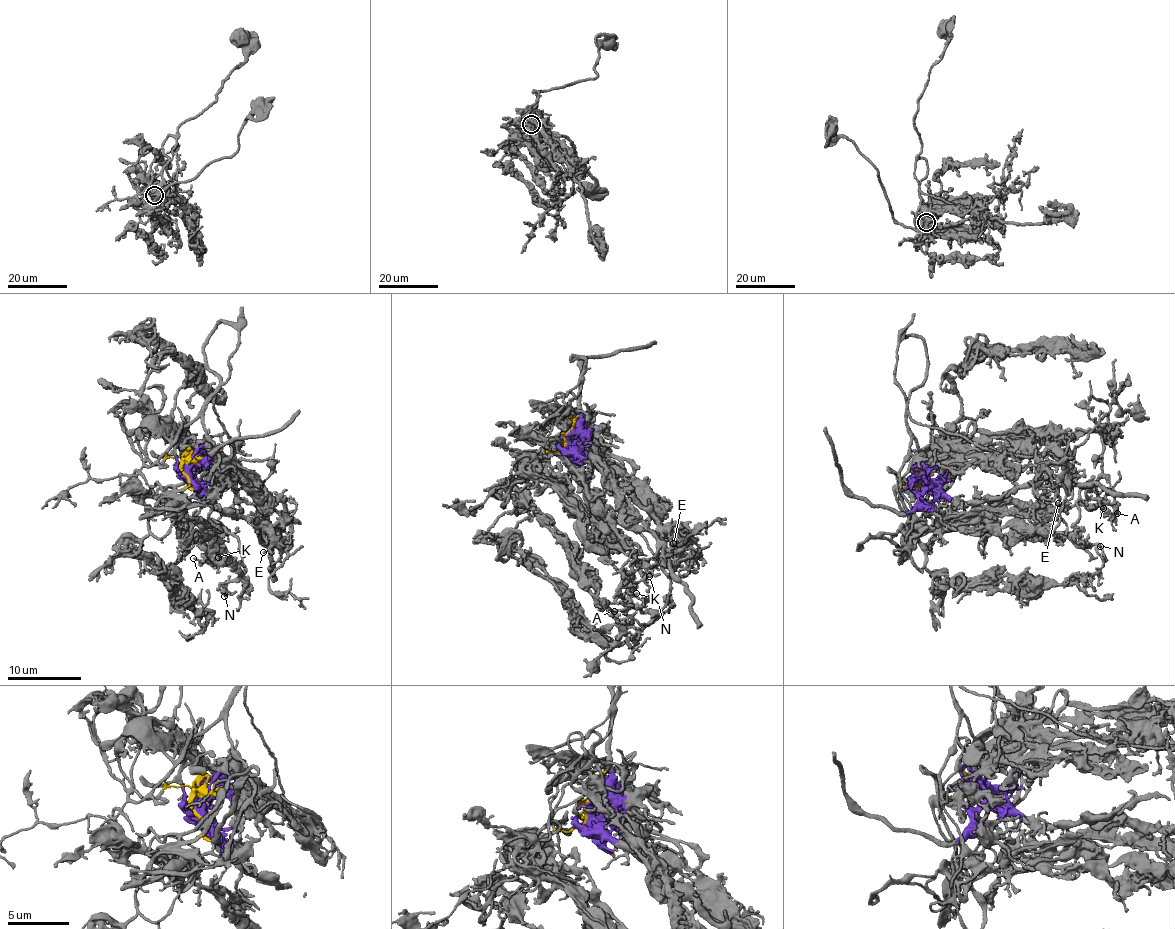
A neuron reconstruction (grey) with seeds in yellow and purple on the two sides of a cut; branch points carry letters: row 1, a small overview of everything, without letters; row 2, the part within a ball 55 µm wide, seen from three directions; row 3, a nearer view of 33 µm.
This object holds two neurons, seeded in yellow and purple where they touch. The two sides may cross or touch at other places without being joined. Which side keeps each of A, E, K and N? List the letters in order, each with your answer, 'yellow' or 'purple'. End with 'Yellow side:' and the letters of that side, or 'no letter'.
A: yellow
E: purple
K: yellow
N: yellow
Yellow side: A, K, N

